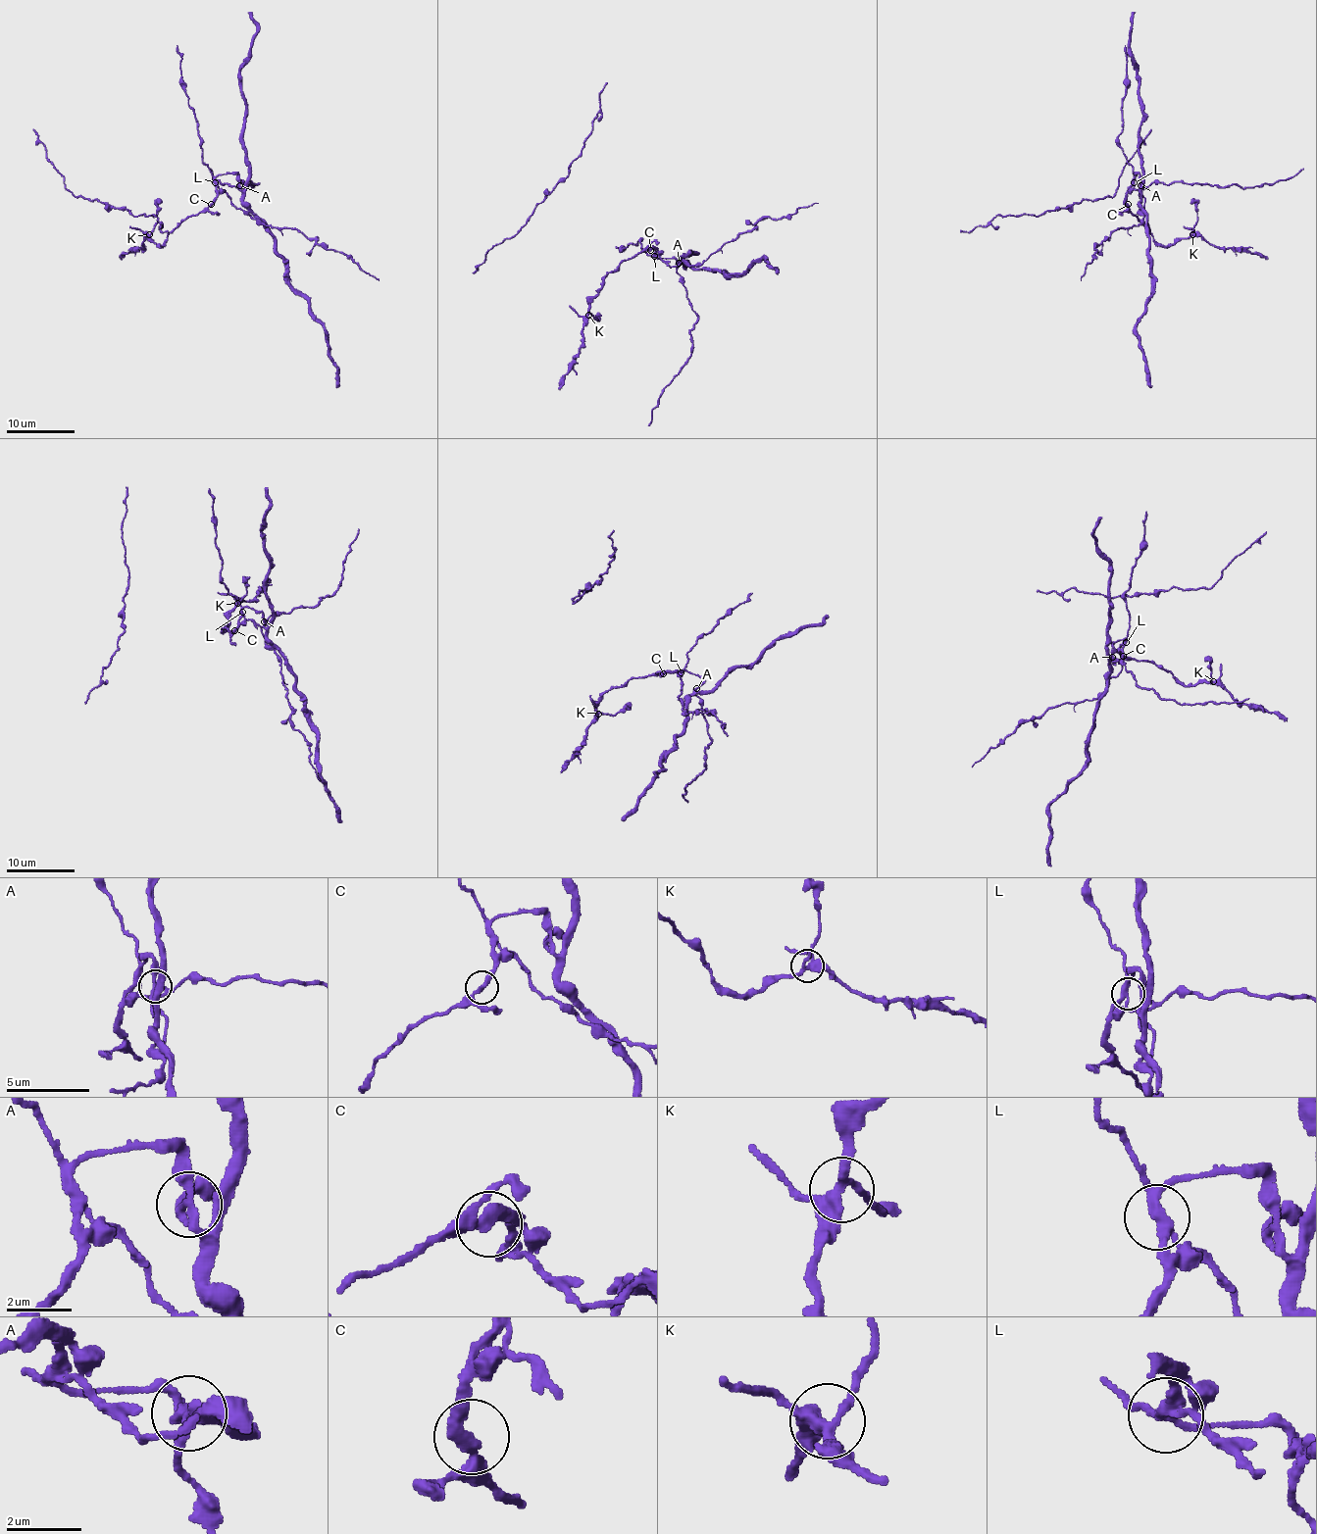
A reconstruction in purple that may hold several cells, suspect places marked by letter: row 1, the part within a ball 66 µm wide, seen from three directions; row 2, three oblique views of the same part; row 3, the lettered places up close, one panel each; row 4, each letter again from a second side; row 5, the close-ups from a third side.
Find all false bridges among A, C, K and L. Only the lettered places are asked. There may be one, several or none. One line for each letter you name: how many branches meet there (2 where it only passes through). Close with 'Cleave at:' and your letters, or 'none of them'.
A: branches 3
L: branches 4
Cleave at: A, L

